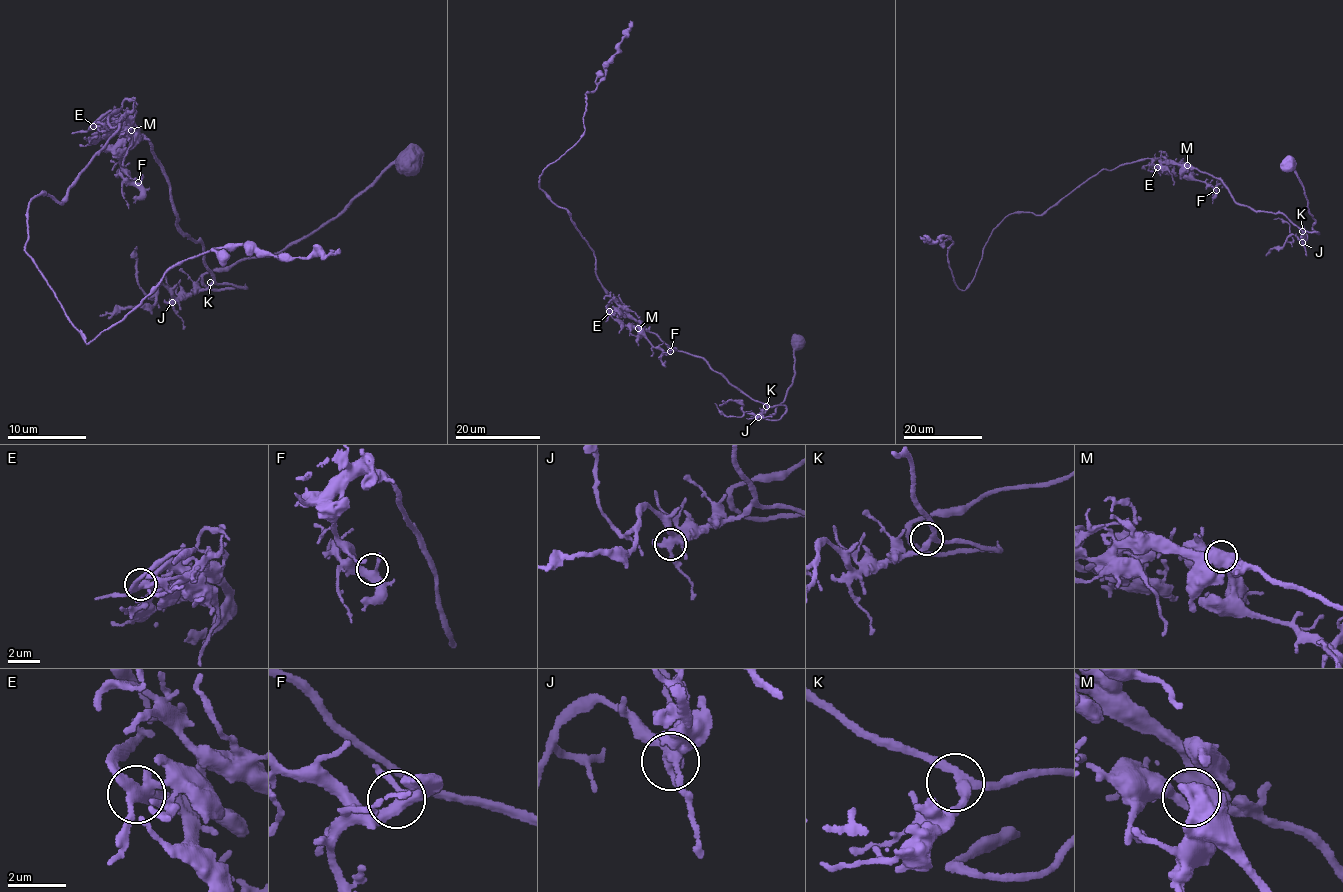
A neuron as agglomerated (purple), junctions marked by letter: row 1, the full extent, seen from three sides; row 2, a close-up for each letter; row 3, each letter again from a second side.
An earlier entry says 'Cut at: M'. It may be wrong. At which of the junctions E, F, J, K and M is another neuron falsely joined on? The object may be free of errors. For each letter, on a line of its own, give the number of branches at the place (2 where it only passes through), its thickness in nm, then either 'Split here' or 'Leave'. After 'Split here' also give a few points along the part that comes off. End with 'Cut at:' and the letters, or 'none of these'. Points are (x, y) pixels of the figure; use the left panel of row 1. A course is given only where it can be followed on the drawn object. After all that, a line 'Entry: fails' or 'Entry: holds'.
E: Branches: 4. Thickness 360 nm. Leave
F: Branches: 3. Thickness 360 nm. Leave
J: Branches: 4. Thickness 360 nm. Leave
K: Branches: 3. Thickness 300 nm. Leave
M: Branches: 3. Thickness 500 nm. Leave
Cut at: none of these
Entry: fails

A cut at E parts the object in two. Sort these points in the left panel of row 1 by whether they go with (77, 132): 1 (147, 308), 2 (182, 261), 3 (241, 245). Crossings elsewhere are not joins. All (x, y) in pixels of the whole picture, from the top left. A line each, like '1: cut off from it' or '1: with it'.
1: with it
2: cut off from it
3: cut off from it

